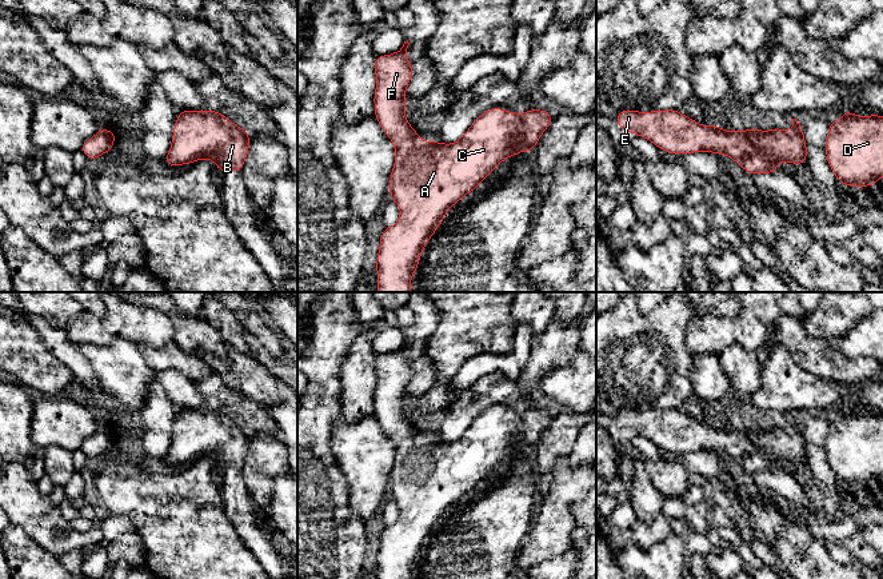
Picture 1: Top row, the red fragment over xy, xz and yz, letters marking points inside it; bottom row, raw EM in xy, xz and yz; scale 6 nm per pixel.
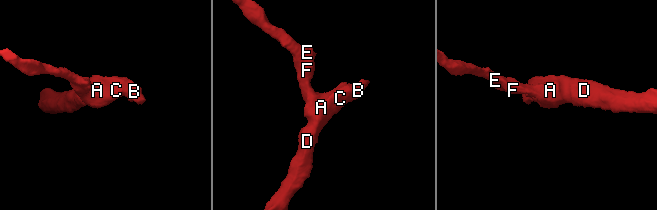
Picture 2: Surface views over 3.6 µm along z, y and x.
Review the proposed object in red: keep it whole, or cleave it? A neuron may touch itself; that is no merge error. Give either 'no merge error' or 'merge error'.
no merge error

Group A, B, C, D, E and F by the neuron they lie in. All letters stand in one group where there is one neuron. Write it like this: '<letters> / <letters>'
A B C D E F

